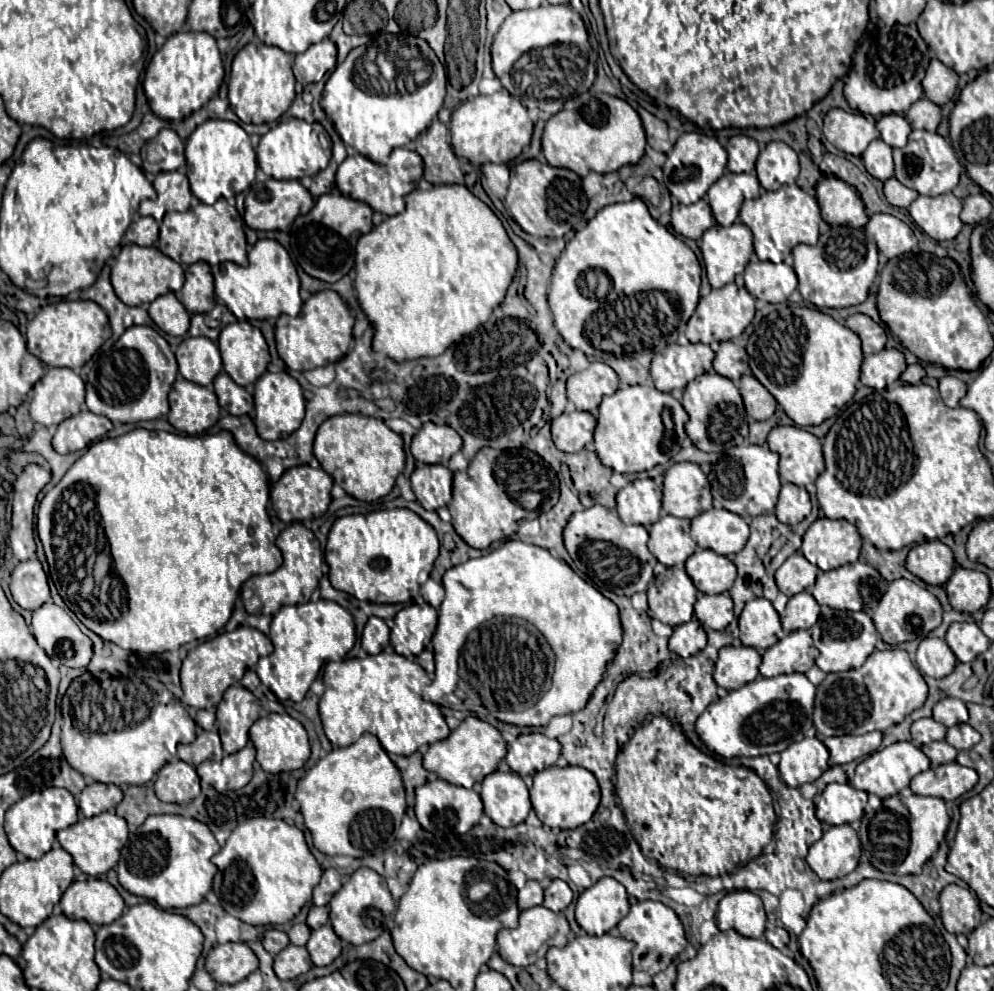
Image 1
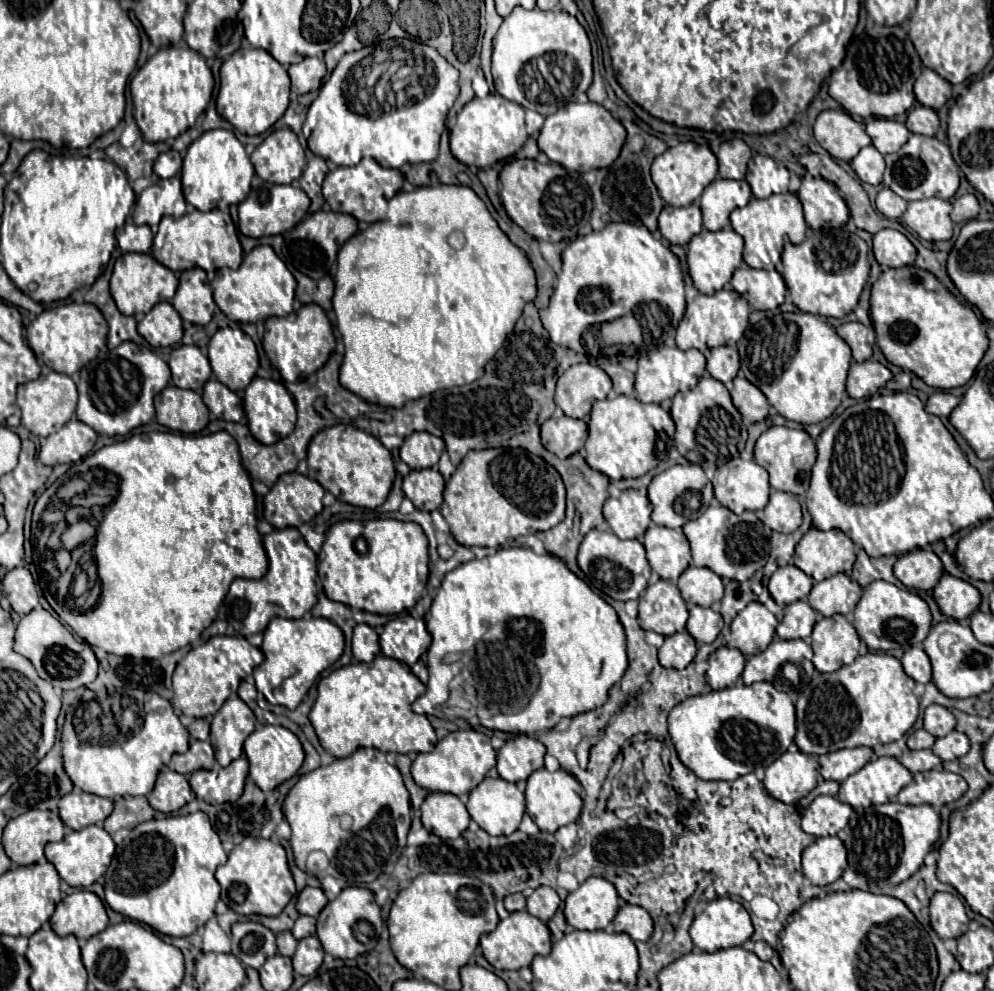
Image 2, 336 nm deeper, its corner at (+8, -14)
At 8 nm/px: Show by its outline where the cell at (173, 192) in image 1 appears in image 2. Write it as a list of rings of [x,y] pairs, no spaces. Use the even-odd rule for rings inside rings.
[[[179,176],[157,180],[153,186],[145,188],[135,204],[133,222],[137,226],[157,226],[163,216],[183,216],[187,202],[181,194]]]

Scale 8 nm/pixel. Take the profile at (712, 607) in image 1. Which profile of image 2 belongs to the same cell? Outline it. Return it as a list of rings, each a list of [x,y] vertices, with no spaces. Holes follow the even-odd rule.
[[[691,606],[689,608],[689,620],[687,620],[687,632],[701,644],[713,642],[723,628],[721,614],[713,612],[711,608],[703,606]]]

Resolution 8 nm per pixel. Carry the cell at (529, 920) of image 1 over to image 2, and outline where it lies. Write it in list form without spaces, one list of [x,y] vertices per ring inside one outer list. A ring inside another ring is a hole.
[[[513,912],[505,920],[499,922],[499,926],[481,936],[481,948],[487,962],[497,970],[519,970],[523,966],[529,966],[535,956],[547,956],[551,952],[551,932],[545,922],[531,916],[529,912]]]

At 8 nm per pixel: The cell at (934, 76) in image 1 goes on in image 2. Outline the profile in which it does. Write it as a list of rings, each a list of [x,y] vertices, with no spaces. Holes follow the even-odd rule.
[[[925,68],[923,74],[915,82],[915,96],[917,96],[919,104],[939,110],[951,98],[951,84],[947,80],[943,80],[937,72]]]

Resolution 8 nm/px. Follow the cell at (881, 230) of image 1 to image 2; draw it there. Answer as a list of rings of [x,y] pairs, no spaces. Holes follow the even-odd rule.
[[[883,228],[877,234],[873,234],[873,254],[881,266],[899,268],[915,264],[917,250],[909,242],[909,238],[899,230]]]

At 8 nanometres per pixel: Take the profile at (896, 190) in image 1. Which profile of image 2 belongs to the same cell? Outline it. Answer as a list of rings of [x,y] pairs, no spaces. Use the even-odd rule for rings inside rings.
[[[883,188],[879,194],[877,194],[877,210],[883,214],[883,216],[887,216],[887,218],[891,218],[891,220],[897,220],[897,218],[901,218],[901,214],[905,212],[905,208],[907,208],[907,202],[903,200],[903,198],[899,198],[895,192],[891,192],[889,188]]]

